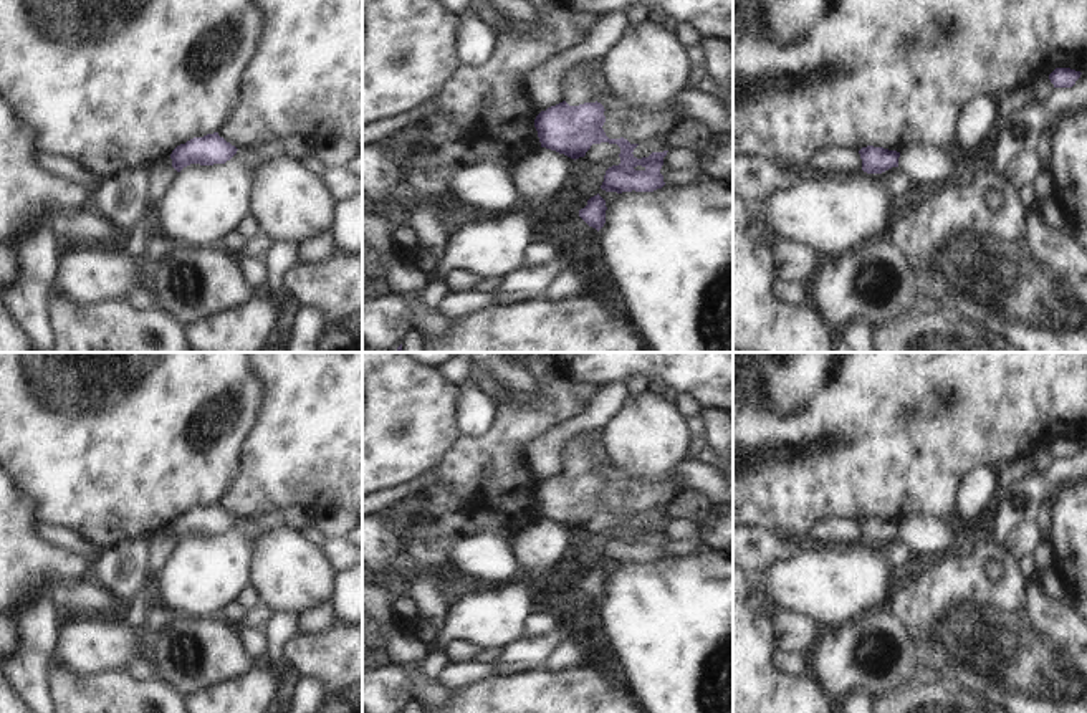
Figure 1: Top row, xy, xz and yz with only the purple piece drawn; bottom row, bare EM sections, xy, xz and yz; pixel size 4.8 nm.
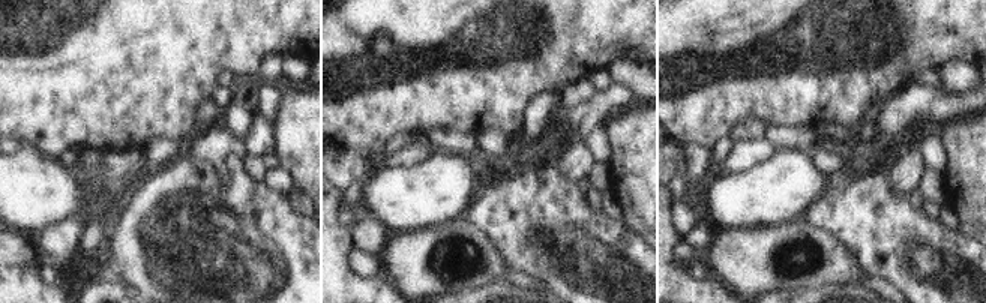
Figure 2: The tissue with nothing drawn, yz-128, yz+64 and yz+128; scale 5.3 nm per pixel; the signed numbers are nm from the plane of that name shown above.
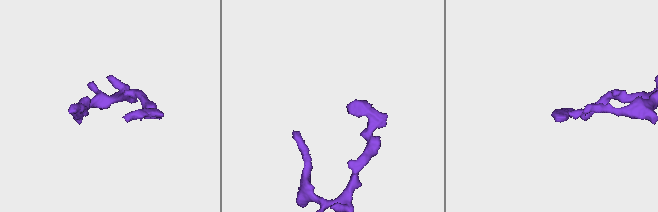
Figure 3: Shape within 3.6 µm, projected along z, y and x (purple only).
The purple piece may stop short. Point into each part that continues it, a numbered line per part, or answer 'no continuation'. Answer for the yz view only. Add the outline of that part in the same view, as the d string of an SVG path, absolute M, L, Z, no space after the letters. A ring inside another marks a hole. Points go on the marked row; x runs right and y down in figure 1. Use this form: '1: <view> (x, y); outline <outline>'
no continuation

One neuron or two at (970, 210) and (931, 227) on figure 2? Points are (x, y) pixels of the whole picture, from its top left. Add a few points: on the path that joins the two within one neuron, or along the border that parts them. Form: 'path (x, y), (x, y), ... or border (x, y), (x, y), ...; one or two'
border (959, 228), (970, 237); two

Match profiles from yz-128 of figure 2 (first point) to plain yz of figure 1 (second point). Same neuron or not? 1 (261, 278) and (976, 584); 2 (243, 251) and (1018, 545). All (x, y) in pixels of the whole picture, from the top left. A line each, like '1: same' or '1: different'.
1: same
2: different

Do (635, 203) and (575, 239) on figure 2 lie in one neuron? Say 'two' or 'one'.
two

